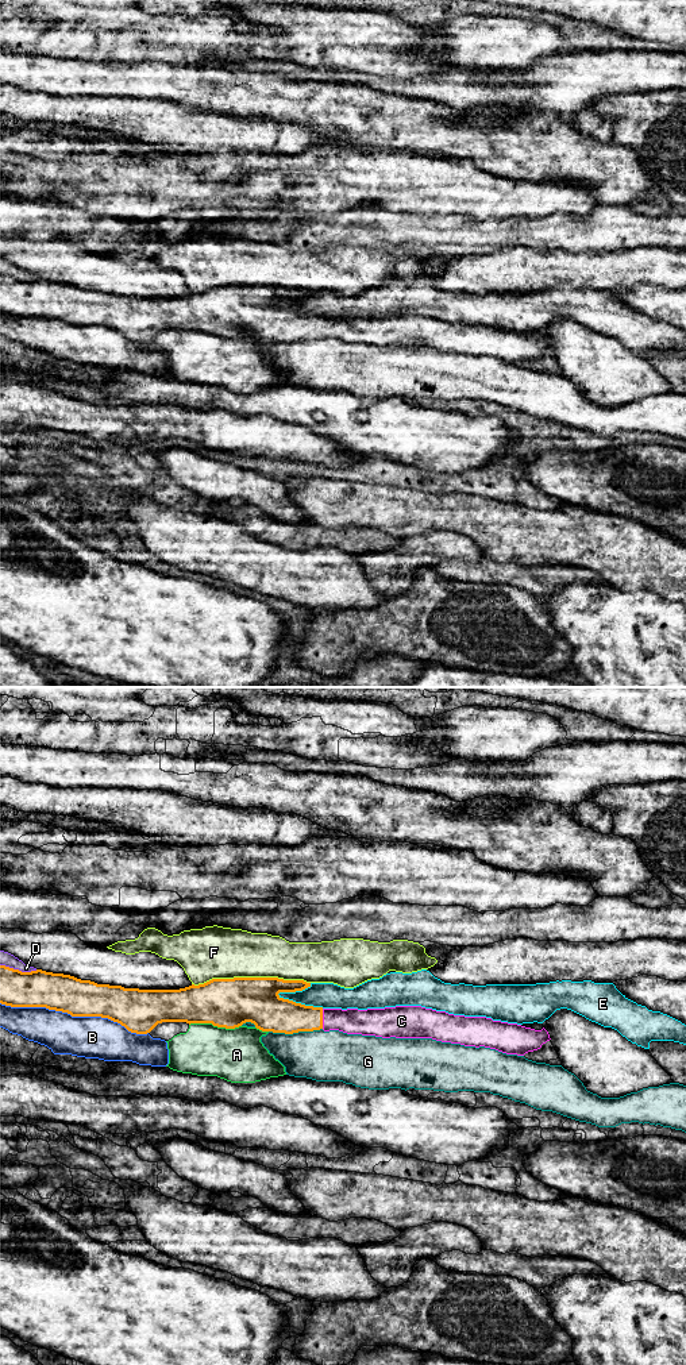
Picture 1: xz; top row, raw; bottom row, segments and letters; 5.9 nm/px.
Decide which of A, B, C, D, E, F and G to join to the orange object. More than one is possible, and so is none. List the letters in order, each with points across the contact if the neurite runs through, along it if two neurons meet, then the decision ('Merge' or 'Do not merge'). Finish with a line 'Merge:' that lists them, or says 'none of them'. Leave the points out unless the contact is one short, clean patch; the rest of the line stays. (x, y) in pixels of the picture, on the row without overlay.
A: Do not merge
B: Do not merge
C: Path across: xz (280, 324), (322, 327), (351, 330). Merge
D: Do not merge
E: Do not merge
F: Do not merge
G: Do not merge
Merge: C

